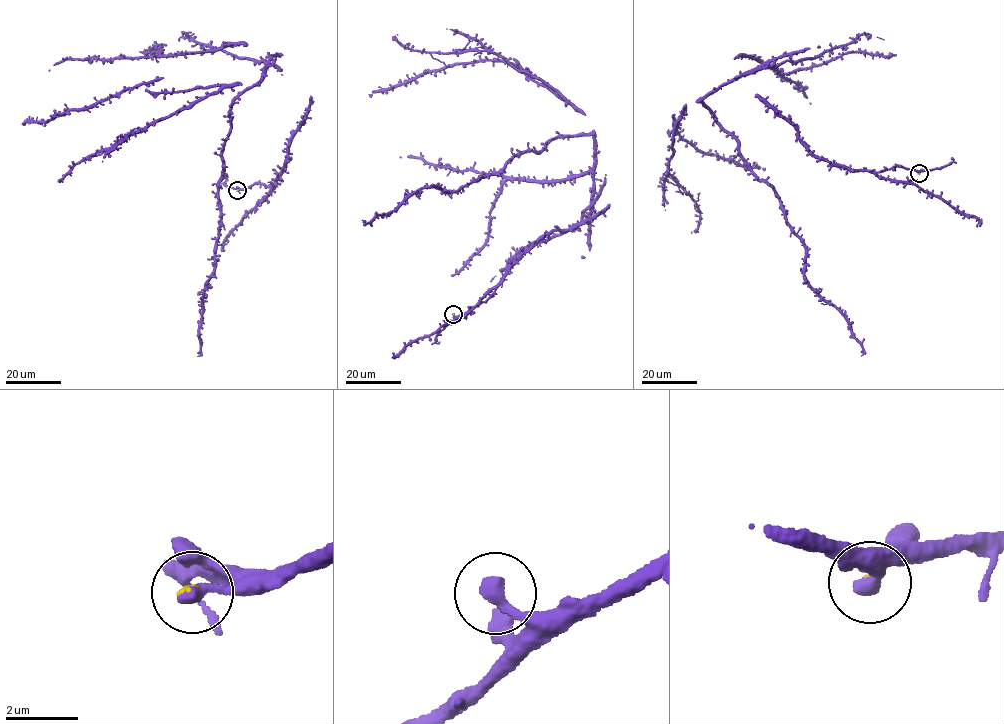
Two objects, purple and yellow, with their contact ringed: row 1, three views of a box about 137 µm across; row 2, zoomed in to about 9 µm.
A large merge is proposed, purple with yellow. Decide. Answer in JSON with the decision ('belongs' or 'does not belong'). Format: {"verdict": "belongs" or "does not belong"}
{"verdict": "does not belong"}

